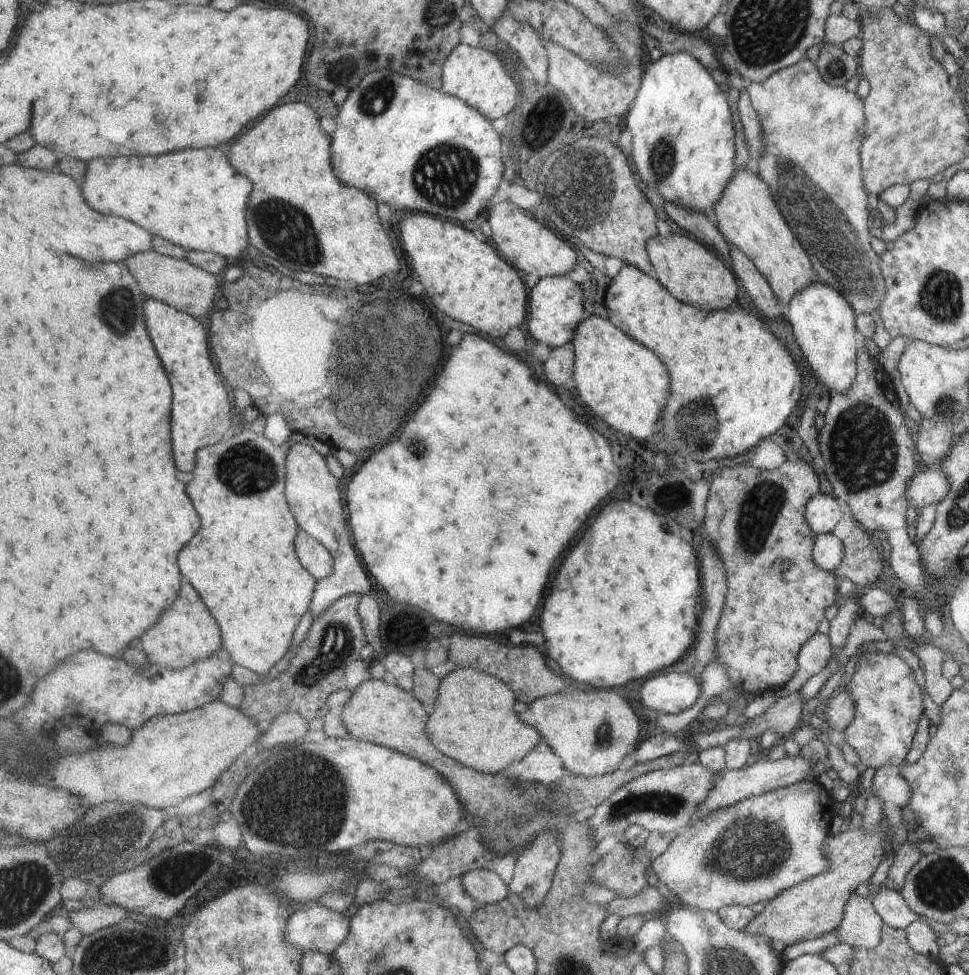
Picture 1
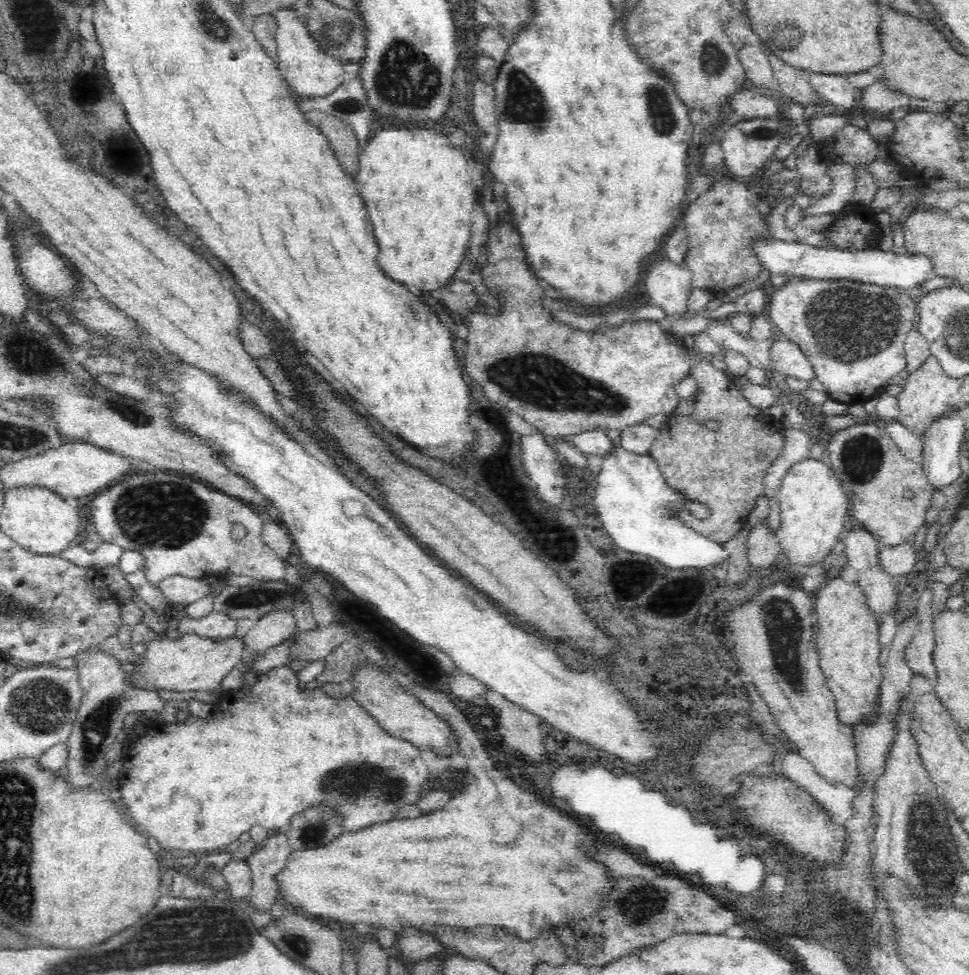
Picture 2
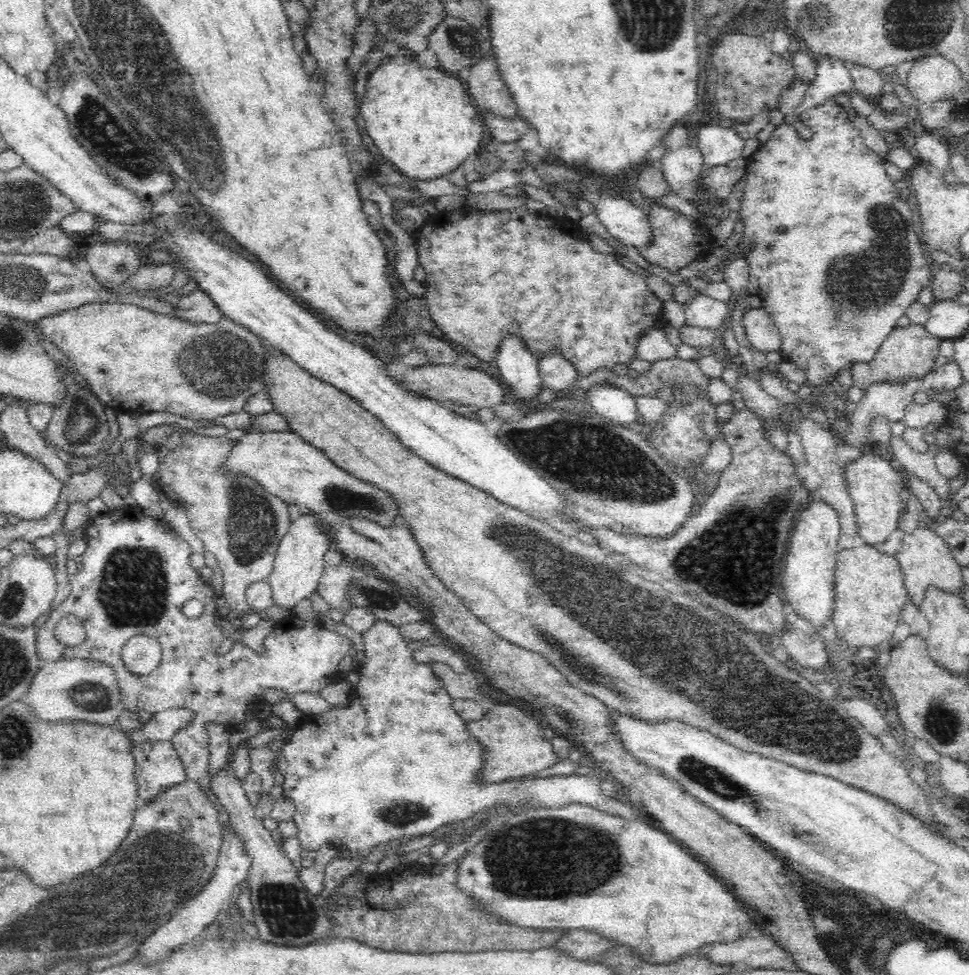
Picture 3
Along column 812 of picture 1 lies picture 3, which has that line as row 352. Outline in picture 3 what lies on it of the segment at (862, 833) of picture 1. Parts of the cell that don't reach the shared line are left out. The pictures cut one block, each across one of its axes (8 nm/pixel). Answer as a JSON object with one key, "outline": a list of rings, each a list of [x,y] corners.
{"outline":[[[910,323],[907,327],[894,327],[891,333],[879,346],[878,352],[870,362],[854,363],[851,366],[851,373],[855,386],[861,390],[866,390],[871,384],[878,381],[888,381],[888,383],[899,383],[907,381],[912,377],[930,376],[934,370],[935,358],[939,355],[941,339],[932,336],[925,325]]]}

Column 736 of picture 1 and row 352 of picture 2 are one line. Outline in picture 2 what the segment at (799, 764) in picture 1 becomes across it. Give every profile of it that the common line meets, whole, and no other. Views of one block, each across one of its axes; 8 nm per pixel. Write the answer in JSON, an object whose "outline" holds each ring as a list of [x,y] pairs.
{"outline":[[[778,336],[773,341],[769,353],[778,374],[785,377],[792,376],[807,382],[816,378],[817,374],[813,369],[813,363],[795,342]]]}

